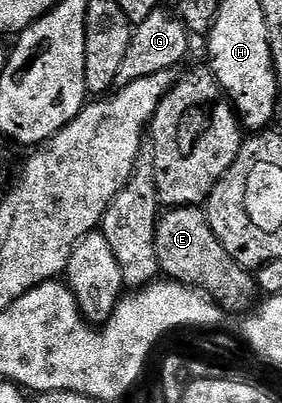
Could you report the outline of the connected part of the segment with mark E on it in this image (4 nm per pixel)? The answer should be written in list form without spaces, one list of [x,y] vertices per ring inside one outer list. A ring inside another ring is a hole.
[[[202,206],[164,210],[155,230],[155,244],[160,272],[168,280],[183,283],[187,287],[202,288],[228,312],[237,310],[242,299],[251,299],[257,295],[256,276],[248,268],[235,262],[233,257],[229,257],[229,253],[225,253]]]

